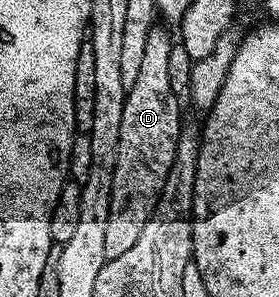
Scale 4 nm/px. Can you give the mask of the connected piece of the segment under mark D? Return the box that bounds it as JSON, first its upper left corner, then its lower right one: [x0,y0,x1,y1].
[103,27,183,260]

